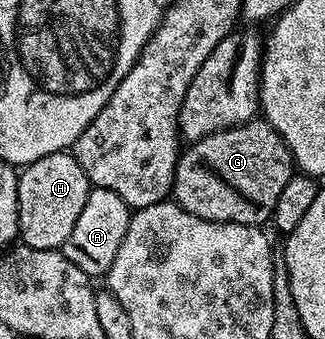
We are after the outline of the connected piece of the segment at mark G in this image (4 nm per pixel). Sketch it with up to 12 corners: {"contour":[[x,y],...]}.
{"contour":[[269,123],[189,144],[172,199],[204,221],[271,220],[293,159]]}

